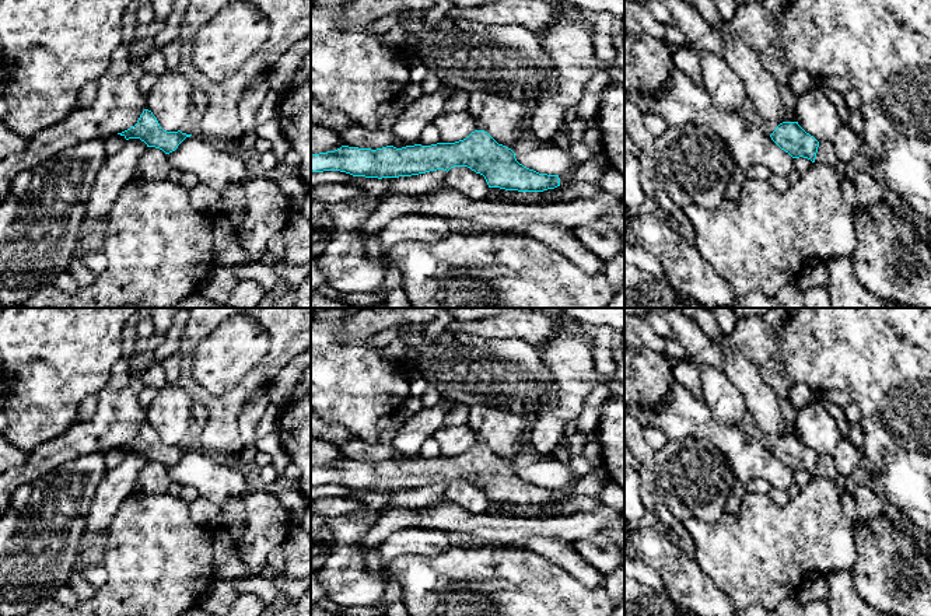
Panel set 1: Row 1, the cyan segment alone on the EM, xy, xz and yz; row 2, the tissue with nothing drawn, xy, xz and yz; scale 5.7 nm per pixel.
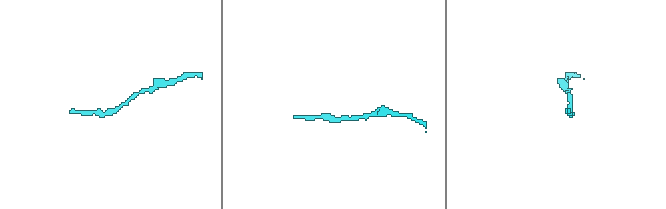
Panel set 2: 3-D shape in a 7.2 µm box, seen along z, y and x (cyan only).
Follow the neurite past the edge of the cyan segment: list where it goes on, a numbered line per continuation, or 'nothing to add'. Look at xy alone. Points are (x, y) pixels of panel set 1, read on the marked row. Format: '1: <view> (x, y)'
nothing to add

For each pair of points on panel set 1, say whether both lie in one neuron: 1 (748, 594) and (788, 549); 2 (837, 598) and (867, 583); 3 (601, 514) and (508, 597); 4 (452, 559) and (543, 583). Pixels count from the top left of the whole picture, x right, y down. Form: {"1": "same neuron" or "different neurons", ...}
{"1": "same neuron", "2": "different neurons", "3": "different neurons", "4": "same neuron"}

